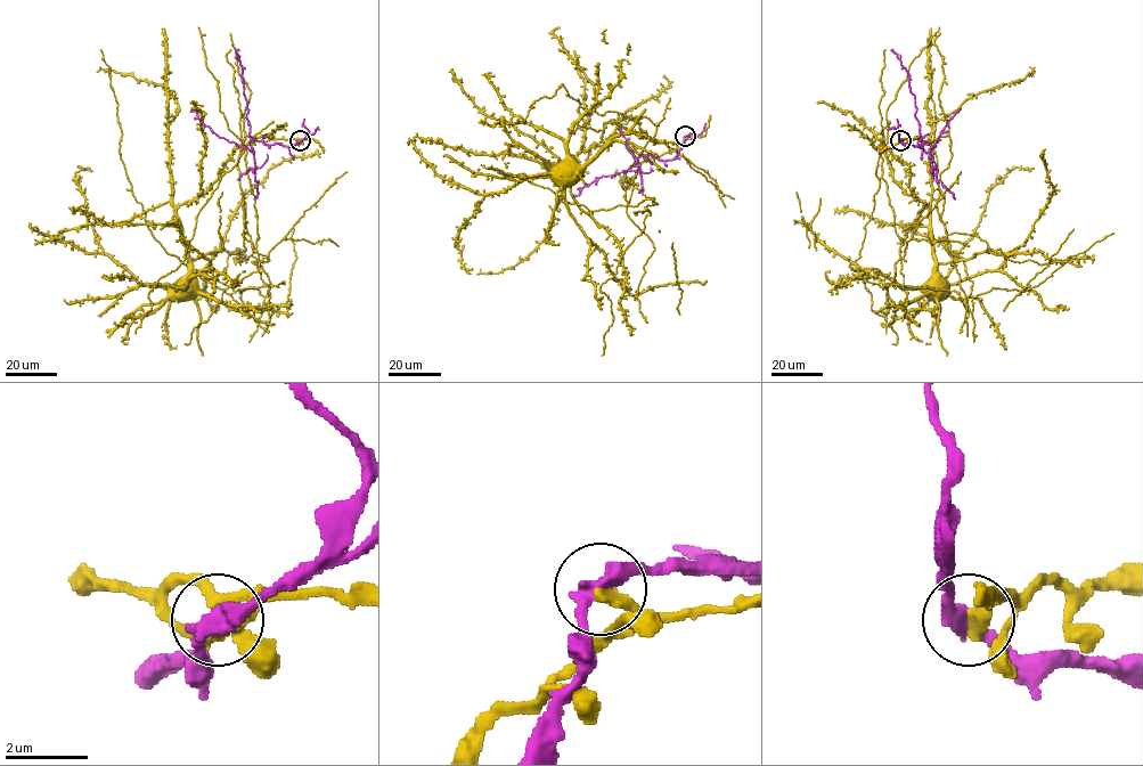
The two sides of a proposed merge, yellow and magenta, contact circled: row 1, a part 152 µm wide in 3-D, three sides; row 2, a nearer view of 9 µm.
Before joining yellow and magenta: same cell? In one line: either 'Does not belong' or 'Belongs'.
Does not belong

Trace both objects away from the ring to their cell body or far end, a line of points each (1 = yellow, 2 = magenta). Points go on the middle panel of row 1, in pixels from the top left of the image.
1: (685, 136), (625, 189), (623, 176), (653, 205), (629, 205), (623, 184), (654, 139), (619, 133), (566, 170)
2: (685, 136), (683, 147), (672, 160), (659, 161), (648, 154), (635, 157), (621, 133), (623, 127)

